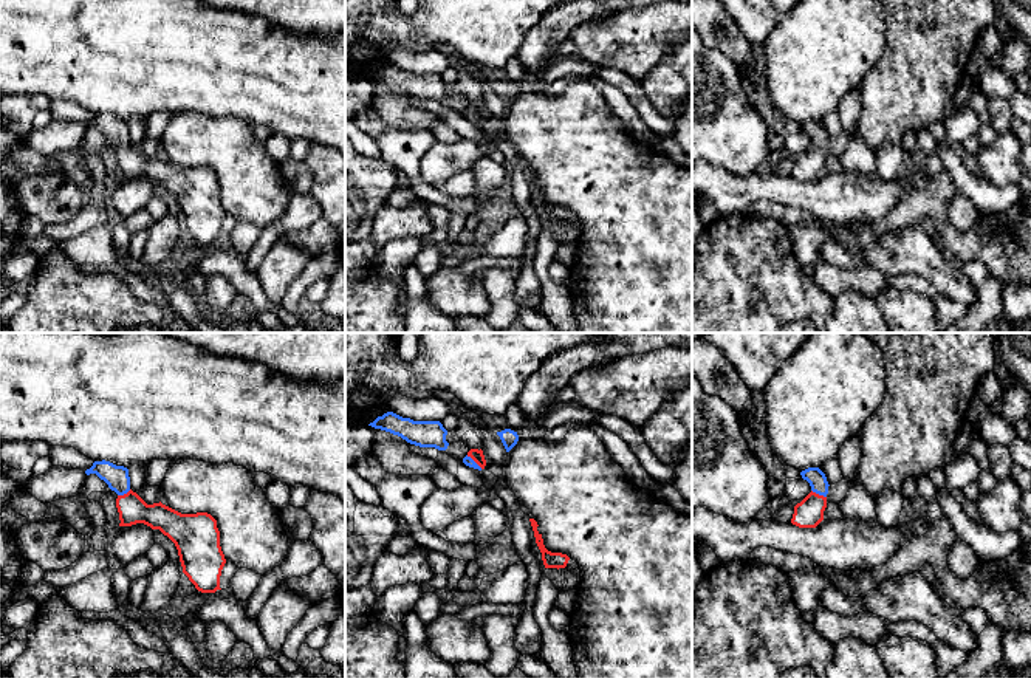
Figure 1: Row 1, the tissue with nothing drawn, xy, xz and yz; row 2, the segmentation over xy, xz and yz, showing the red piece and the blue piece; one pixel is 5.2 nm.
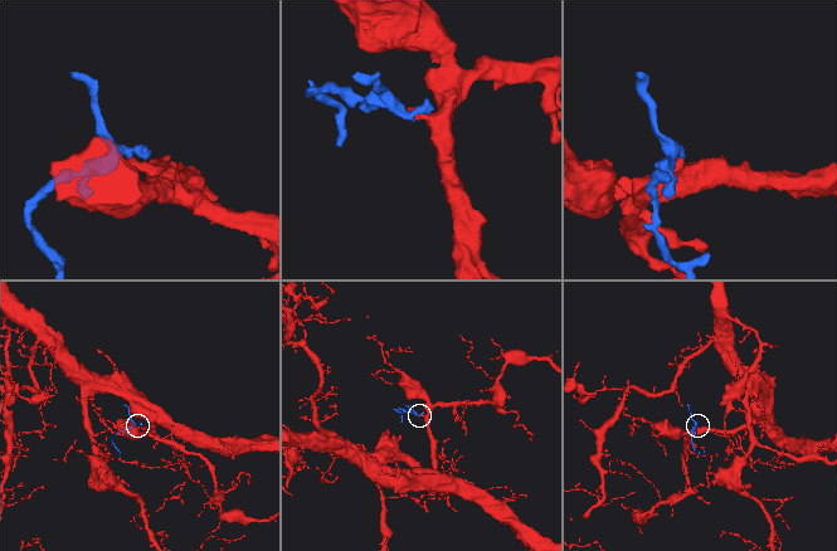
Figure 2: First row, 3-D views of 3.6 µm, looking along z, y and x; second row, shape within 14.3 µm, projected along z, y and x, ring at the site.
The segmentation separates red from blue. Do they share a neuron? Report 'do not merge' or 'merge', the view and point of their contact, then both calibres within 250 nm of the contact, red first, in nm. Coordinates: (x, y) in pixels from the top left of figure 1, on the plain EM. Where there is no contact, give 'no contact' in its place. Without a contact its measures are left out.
merge | yz (818, 147) | 150/90 nm

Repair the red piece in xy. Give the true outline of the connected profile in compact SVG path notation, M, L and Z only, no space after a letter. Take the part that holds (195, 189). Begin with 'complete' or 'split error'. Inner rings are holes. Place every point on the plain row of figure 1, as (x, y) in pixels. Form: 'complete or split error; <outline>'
split error; M105 113L94 115L85 127L96 127L118 147L119 180L144 176L159 183L175 197L183 226L198 245L221 243L220 229L226 212L220 200L217 173L211 167L181 167L161 155L147 158L130 142L128 122Z

